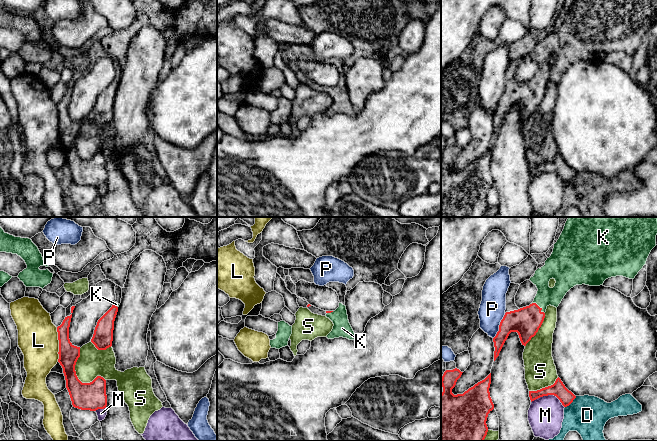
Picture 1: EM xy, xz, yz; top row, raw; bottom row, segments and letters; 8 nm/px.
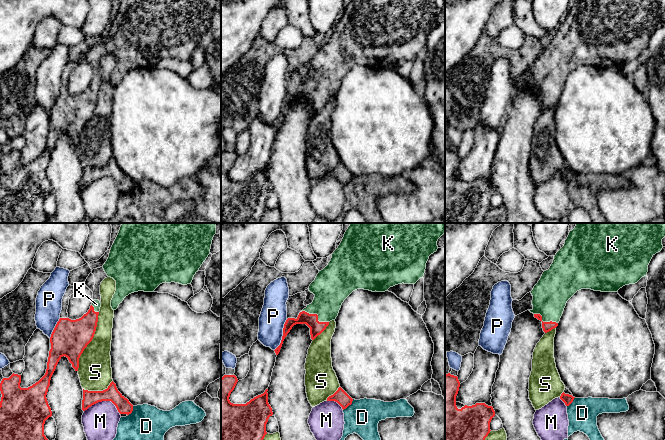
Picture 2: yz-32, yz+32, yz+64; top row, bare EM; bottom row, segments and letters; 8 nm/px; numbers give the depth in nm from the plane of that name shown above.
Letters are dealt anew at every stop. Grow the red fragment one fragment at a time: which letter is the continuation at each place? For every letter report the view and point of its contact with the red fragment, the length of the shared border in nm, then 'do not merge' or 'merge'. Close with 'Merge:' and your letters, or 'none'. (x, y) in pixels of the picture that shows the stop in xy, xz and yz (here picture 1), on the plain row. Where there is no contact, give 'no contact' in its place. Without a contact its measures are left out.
D: contact yz (571, 178); length 130 nm; do not merge
K: contact yz (539, 83); length 140 nm; merge
L: contact xy (59, 120); length 280 nm; do not merge
M: contact yz (549, 170); length 280 nm; do not merge
P: contact yz (499, 102); length 220 nm; do not merge
S: contact xy (77, 153); length 340 nm; do not merge
Merge: K

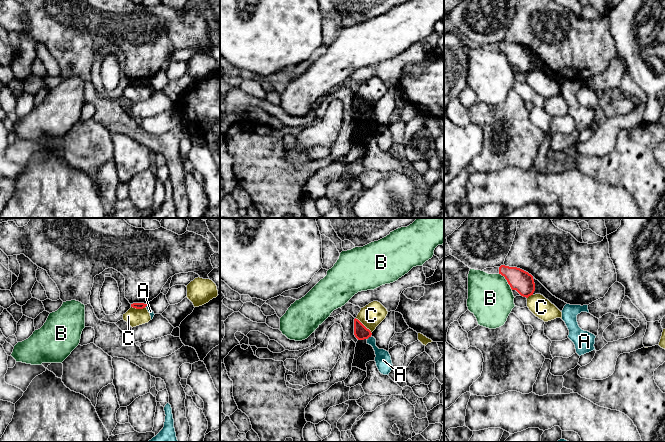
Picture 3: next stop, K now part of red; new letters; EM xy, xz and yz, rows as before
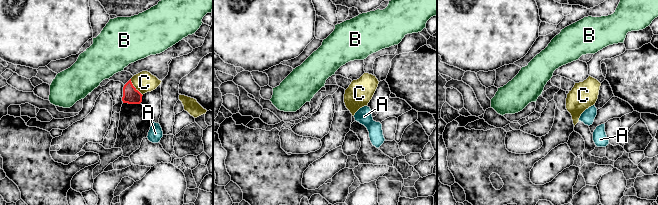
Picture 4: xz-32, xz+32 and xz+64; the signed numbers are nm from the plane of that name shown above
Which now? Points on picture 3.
A: contact xz (369, 112); length 50 nm; do not merge
B: contact yz (507, 57); length 170 nm; do not merge
C: contact xz (363, 101); length 180 nm; do not merge
Merge: none

